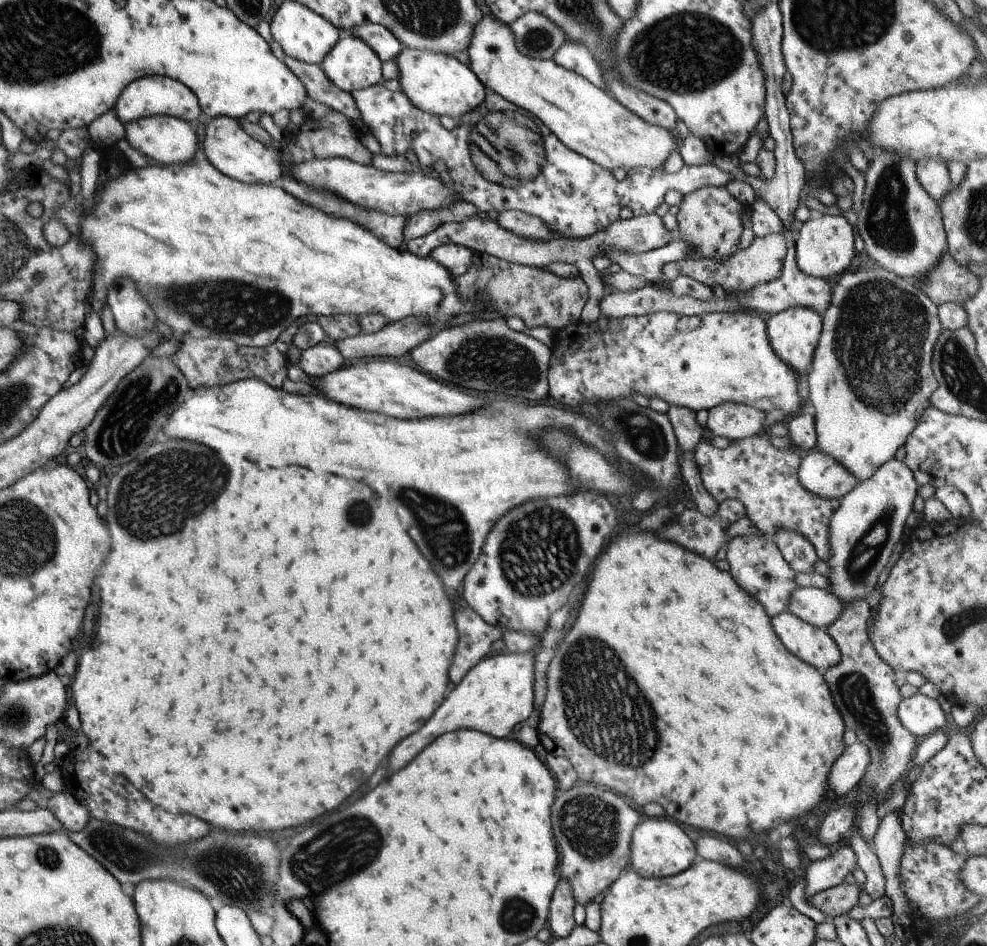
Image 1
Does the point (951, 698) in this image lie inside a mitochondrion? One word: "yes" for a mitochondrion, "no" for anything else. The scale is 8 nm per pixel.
no

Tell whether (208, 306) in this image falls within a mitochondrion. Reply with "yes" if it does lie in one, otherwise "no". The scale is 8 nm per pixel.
yes

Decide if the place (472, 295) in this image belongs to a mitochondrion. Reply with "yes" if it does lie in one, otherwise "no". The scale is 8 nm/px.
no

